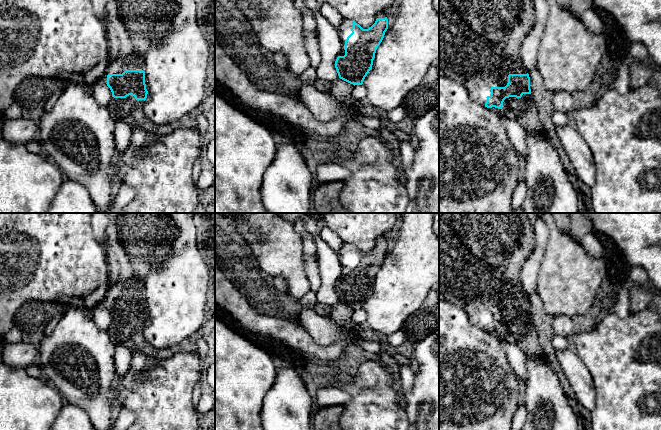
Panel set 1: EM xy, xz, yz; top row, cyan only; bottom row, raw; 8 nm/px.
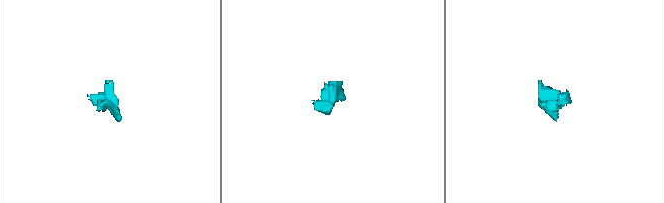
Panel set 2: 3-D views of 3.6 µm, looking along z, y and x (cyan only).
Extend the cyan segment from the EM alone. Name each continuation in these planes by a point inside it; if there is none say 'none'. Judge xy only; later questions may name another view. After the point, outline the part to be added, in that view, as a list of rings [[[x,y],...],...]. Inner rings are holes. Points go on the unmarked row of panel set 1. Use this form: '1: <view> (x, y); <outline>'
1: xy (128, 334); [[[132,319],[126,322],[112,321],[108,332],[115,346],[142,352],[159,361],[164,361],[174,355],[170,349],[155,348],[147,342],[143,334],[144,327],[144,324],[136,324]]]

